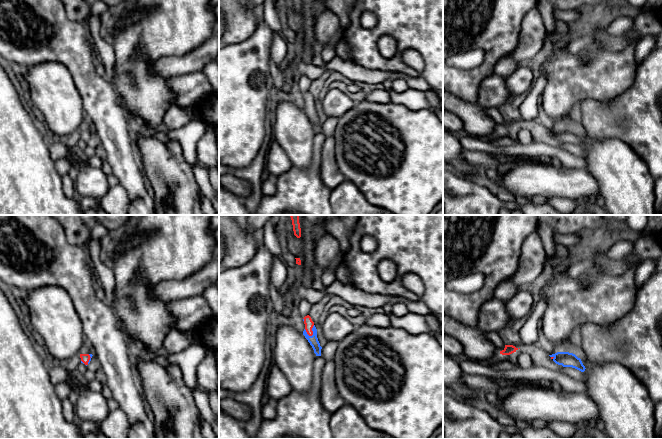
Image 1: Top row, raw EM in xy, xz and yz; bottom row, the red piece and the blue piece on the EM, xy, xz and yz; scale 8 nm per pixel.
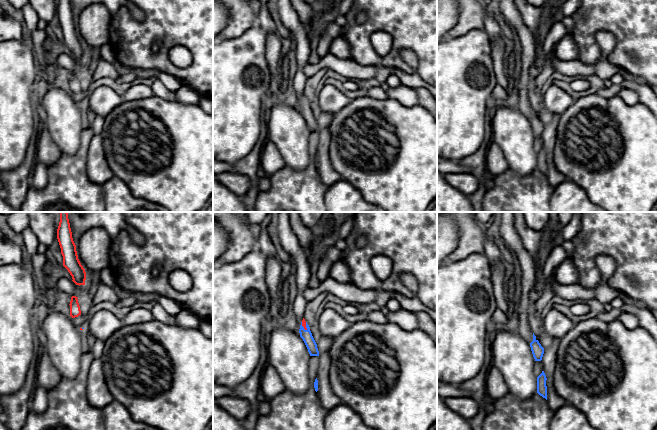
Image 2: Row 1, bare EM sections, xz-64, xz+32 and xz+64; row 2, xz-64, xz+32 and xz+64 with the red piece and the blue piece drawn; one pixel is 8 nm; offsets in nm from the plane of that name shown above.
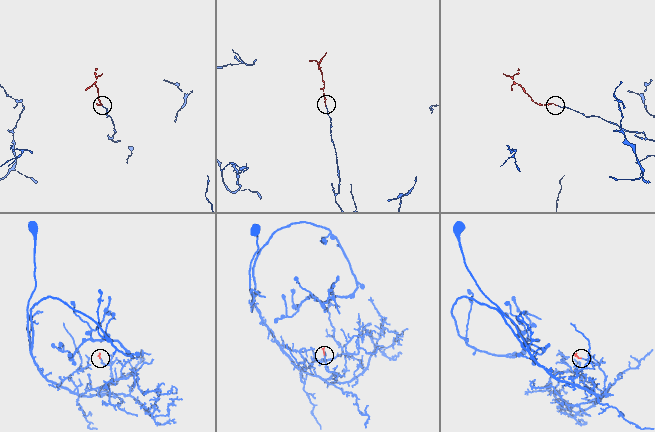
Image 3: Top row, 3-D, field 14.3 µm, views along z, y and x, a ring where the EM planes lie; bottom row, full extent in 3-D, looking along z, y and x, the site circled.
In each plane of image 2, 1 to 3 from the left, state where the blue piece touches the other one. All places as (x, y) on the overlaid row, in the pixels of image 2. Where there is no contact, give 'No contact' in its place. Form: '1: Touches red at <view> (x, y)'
1: No contact
2: Touches red at xz+32 (302, 325)
3: No contact

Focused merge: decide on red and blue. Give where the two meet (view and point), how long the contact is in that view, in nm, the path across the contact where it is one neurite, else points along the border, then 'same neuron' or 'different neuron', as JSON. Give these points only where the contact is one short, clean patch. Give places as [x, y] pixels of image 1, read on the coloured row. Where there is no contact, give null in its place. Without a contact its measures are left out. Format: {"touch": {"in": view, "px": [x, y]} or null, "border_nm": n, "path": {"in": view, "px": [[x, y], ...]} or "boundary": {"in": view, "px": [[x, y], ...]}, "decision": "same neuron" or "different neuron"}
{"touch": {"in": "xz", "px": [312, 331]}, "border_nm": 100, "path": {"in": "xz", "px": [[308, 322], [312, 331], [313, 340]]}, "decision": "same neuron"}

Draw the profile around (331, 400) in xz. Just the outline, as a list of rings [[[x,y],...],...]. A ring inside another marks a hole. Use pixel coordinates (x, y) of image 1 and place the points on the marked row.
[[[327,360],[321,375],[320,399],[325,409],[331,413],[346,405],[335,384],[335,363]]]

